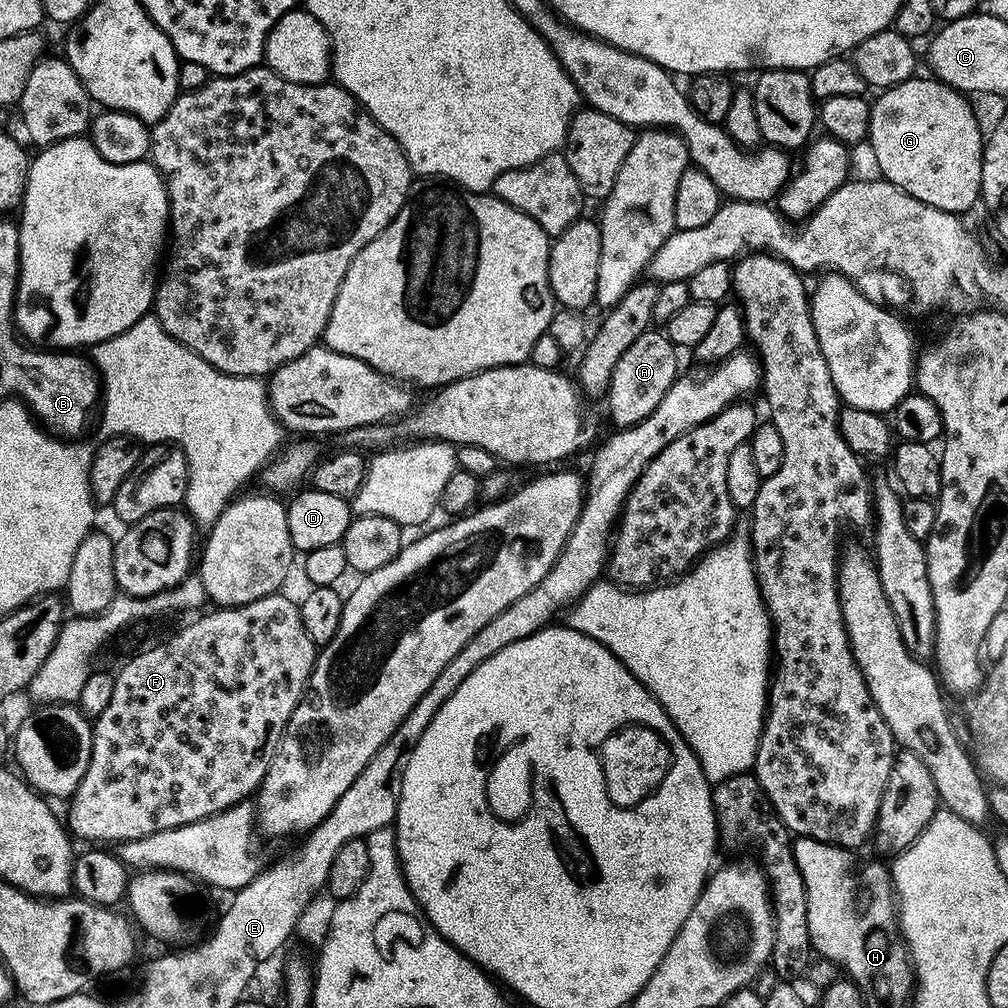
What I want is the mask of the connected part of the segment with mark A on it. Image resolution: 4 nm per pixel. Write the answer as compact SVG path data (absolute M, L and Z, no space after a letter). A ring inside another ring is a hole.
M660 330L643 332L638 338L634 338L634 342L630 342L626 354L622 354L618 366L614 368L606 393L608 412L617 429L633 428L635 424L641 424L647 416L654 414L658 402L666 398L670 386L678 378L676 353L678 348Z

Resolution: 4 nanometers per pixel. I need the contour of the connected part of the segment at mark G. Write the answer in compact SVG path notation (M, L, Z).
M911 78L892 88L885 88L877 100L871 101L867 141L872 145L881 167L883 179L898 186L906 194L918 198L943 212L964 214L981 199L982 164L984 162L985 133L980 133L976 112L968 105L969 97L957 92L949 84L935 78Z

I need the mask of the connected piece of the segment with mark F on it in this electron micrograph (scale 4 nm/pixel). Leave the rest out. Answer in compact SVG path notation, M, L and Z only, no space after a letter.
M271 592L266 598L258 598L254 602L242 605L241 608L217 607L212 610L216 612L208 612L205 616L197 615L197 620L192 620L185 628L178 629L169 640L164 640L161 644L130 657L121 666L116 681L114 679L111 681L112 693L109 702L105 704L105 709L100 715L95 717L92 726L90 766L78 790L70 797L72 805L68 808L66 824L73 837L81 836L84 840L97 840L100 843L97 845L100 846L115 846L127 840L146 838L155 832L193 824L205 820L207 816L217 816L219 812L225 812L227 808L247 801L259 789L261 782L266 778L266 770L278 750L282 734L290 722L290 714L294 714L308 687L308 679L318 655L318 645L312 641L310 634L306 634L306 626L302 626L299 603L284 595L280 592Z

